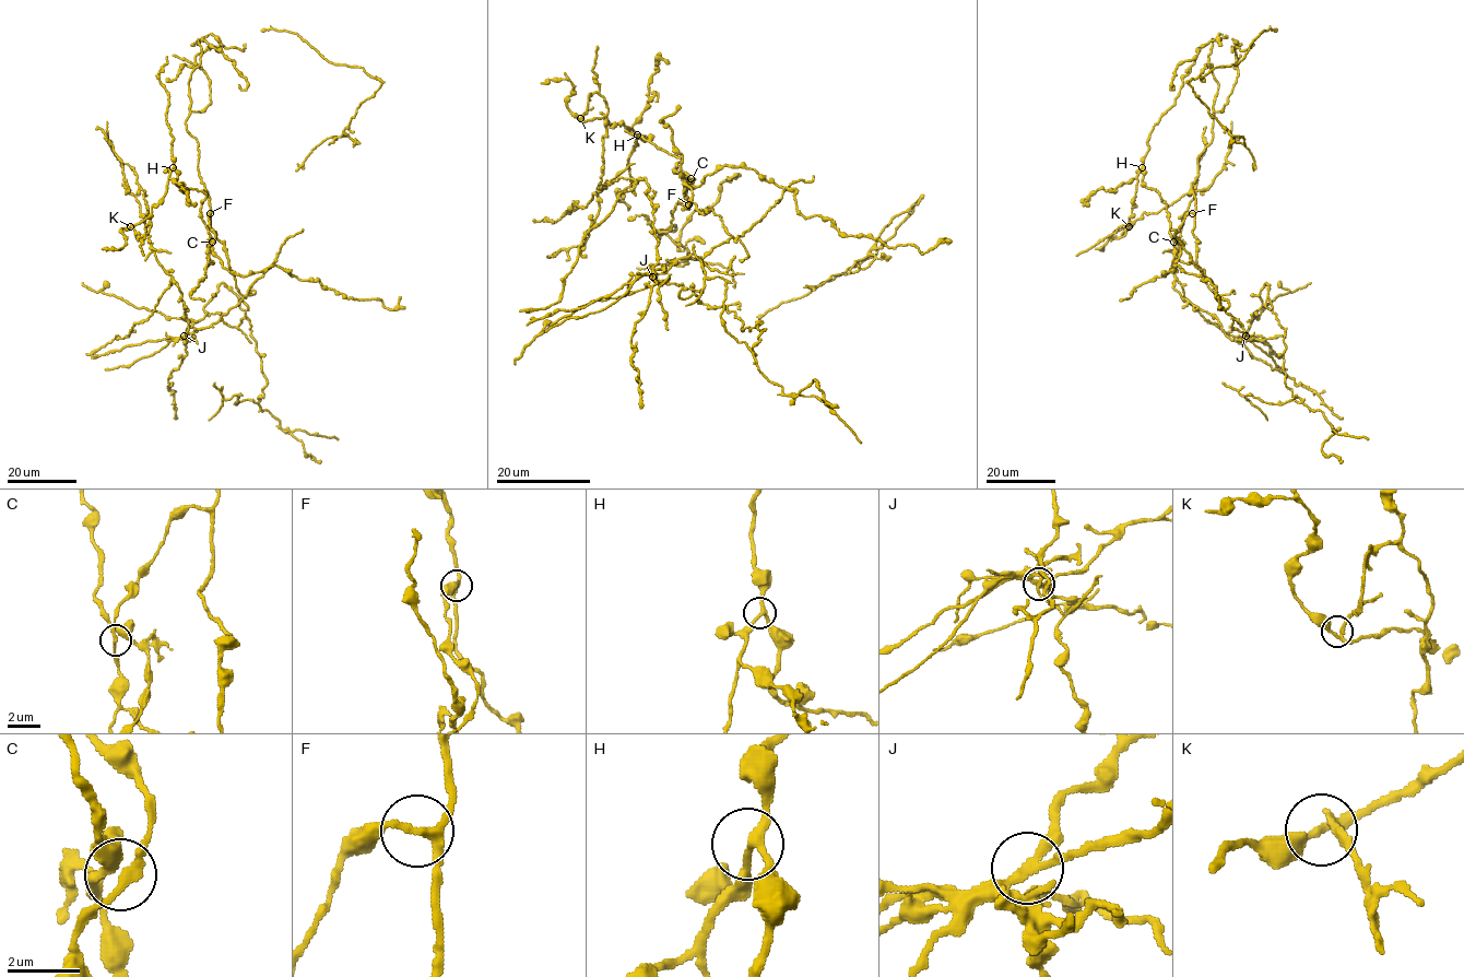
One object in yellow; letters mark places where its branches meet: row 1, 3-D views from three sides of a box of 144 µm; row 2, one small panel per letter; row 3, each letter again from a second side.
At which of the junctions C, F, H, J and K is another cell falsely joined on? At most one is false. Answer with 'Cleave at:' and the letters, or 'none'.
Cleave at: J

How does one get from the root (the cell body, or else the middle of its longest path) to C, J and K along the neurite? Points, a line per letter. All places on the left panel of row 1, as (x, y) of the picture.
C: (199, 175), (211, 210), (208, 221), (214, 235), (212, 242)
J: (199, 175), (209, 197), (210, 227), (223, 244), (236, 287), (243, 298), (215, 322), (184, 336)
K: (199, 175), (209, 197), (213, 240), (200, 210), (205, 193), (179, 187), (174, 167), (163, 199), (130, 226)

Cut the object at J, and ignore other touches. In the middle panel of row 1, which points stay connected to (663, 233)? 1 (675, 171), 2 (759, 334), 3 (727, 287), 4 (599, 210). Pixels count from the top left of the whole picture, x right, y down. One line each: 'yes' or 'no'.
1: yes
2: no
3: no
4: yes

